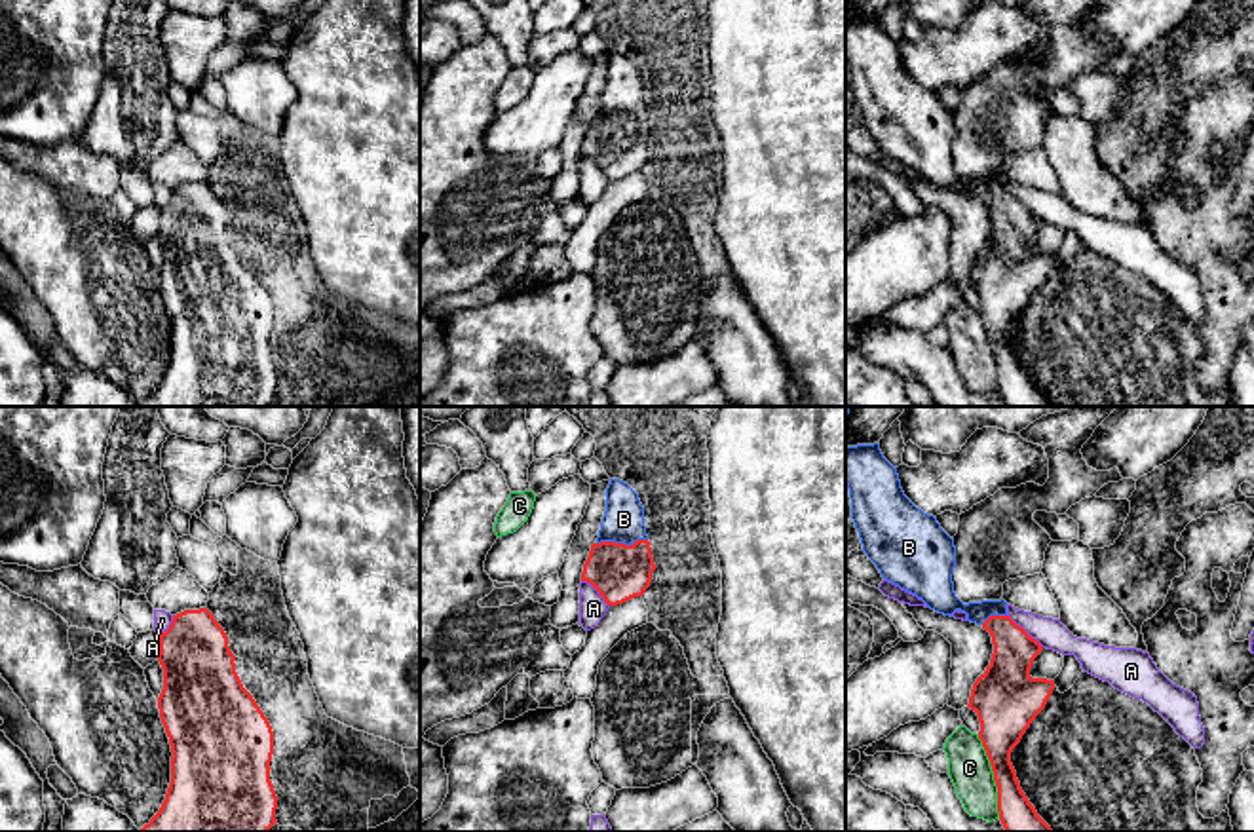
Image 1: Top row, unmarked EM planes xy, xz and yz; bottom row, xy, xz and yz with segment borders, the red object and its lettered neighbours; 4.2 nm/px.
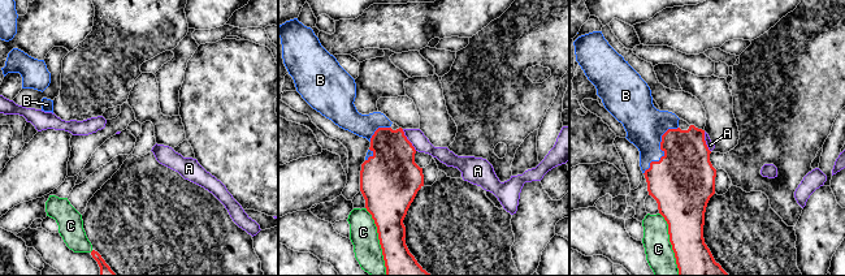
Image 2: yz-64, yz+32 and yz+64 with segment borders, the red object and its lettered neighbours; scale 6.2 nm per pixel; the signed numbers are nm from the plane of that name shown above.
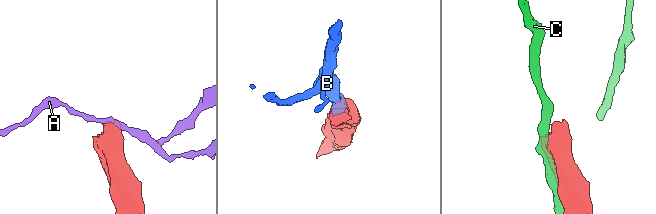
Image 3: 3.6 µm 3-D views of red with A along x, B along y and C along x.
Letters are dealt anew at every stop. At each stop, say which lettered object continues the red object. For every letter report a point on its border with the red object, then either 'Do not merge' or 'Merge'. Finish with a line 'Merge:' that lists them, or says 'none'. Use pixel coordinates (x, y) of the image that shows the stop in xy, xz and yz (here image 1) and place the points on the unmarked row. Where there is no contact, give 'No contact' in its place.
A: Touches red at yz (1025, 206). Do not merge
B: Touches red at xz (622, 118). Merge
C: Touches red at yz (994, 352). Do not merge
Merge: B

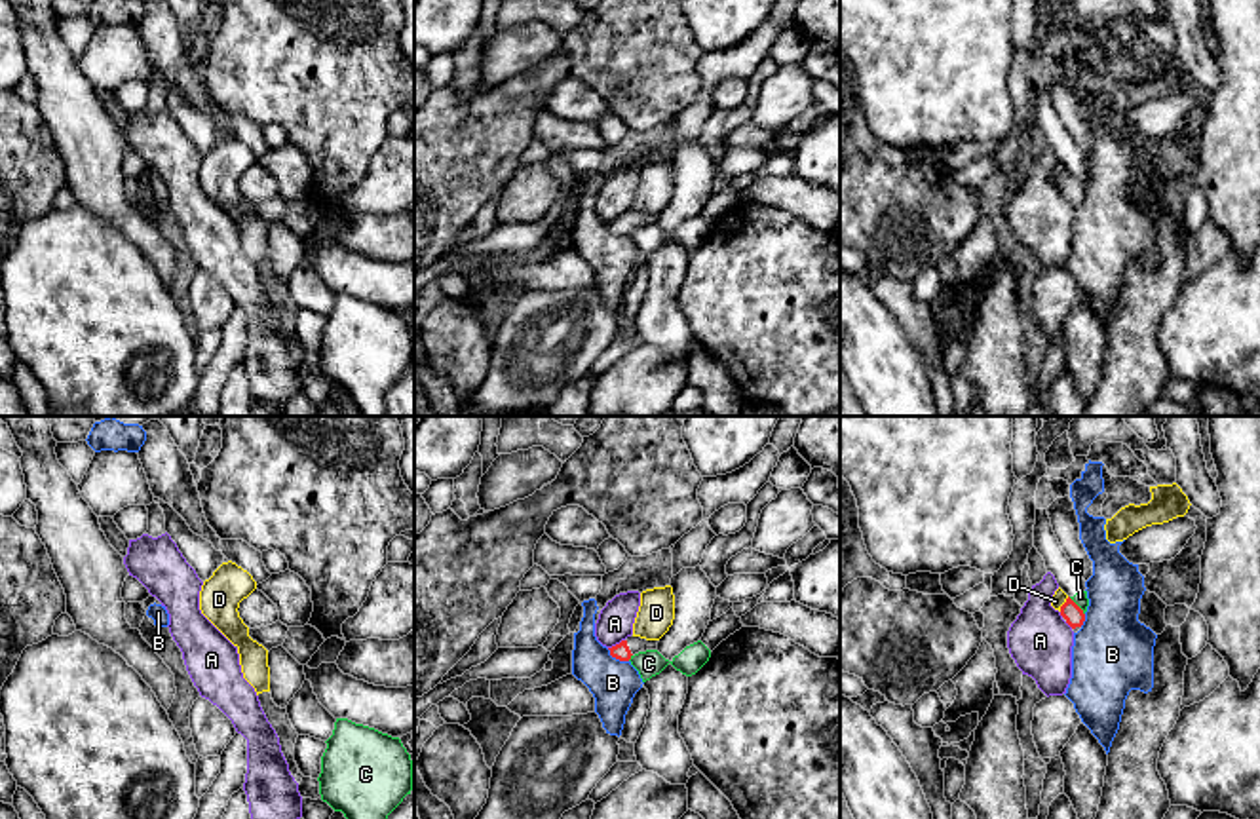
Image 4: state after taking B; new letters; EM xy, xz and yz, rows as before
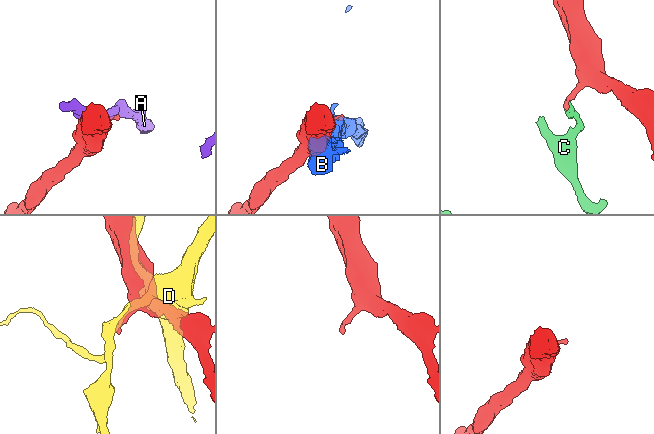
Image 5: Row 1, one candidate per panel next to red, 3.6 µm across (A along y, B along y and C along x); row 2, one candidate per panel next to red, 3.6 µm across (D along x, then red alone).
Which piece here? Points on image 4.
A: Touches red at xz (616, 219). Do not merge
B: Touches red at xz (616, 232). Do not merge
C: Touches red at yz (1078, 181). Do not merge
D: Touches red at yz (1063, 179). Do not merge
Merge: none

